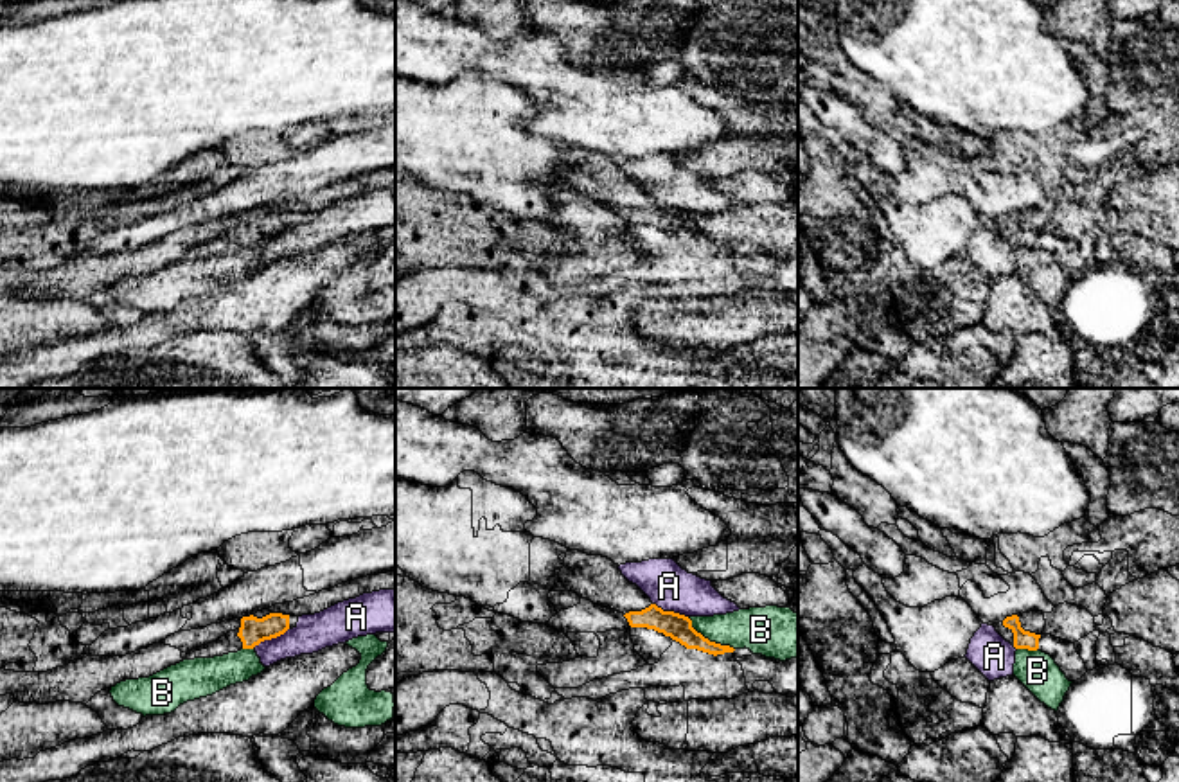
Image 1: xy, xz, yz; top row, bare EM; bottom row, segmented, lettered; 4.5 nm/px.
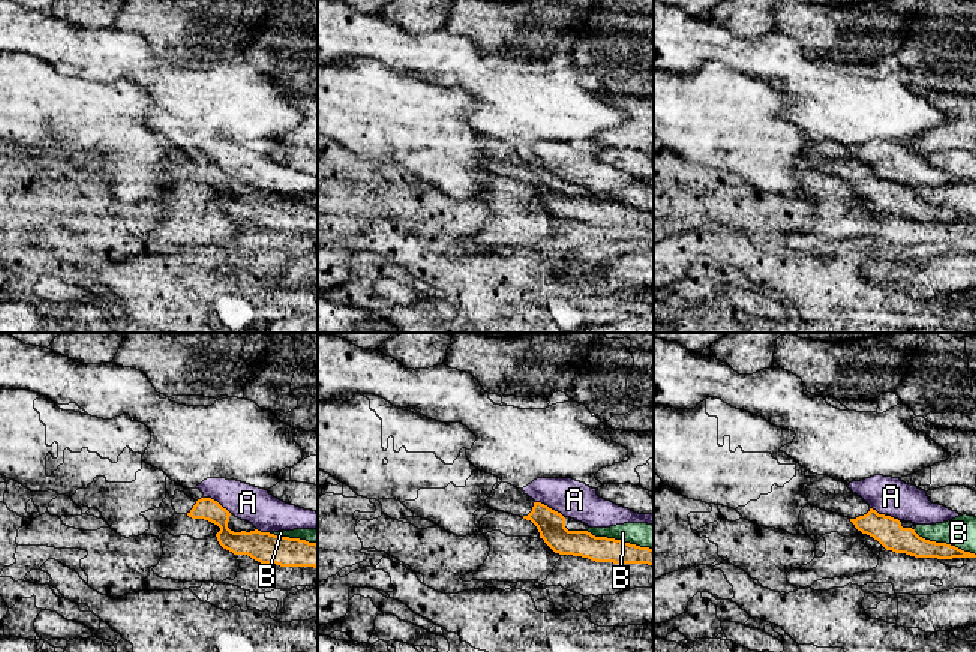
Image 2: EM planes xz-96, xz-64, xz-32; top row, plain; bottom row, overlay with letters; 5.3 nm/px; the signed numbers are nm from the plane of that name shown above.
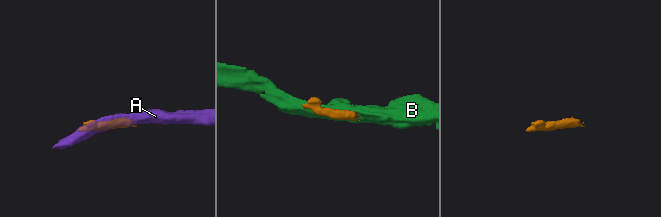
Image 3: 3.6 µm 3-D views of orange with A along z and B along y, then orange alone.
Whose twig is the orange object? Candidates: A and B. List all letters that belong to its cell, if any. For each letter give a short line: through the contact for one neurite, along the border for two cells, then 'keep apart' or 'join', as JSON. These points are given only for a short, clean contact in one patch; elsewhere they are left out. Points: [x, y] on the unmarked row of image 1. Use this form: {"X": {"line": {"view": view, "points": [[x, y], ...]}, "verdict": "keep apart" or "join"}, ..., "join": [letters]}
{"A": {"verdict": "keep apart"}, "B": {"verdict": "keep apart"}, "join": []}

